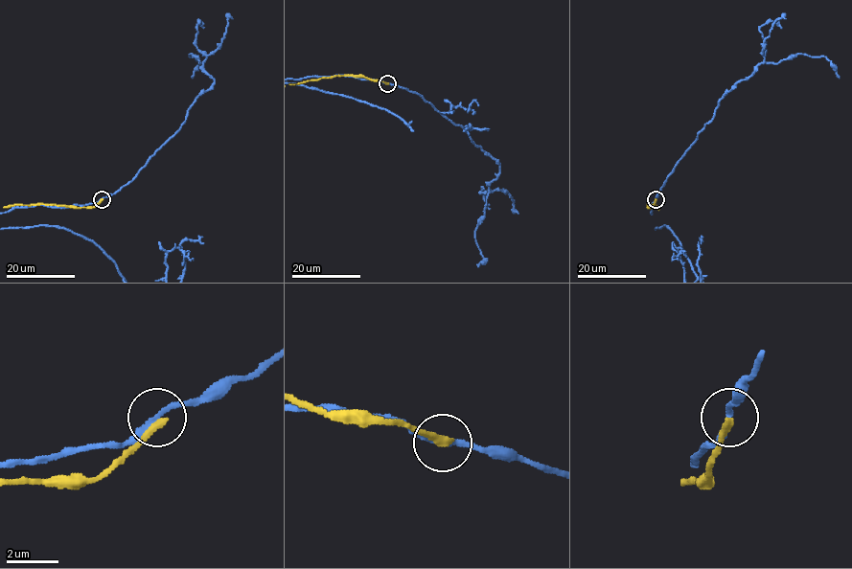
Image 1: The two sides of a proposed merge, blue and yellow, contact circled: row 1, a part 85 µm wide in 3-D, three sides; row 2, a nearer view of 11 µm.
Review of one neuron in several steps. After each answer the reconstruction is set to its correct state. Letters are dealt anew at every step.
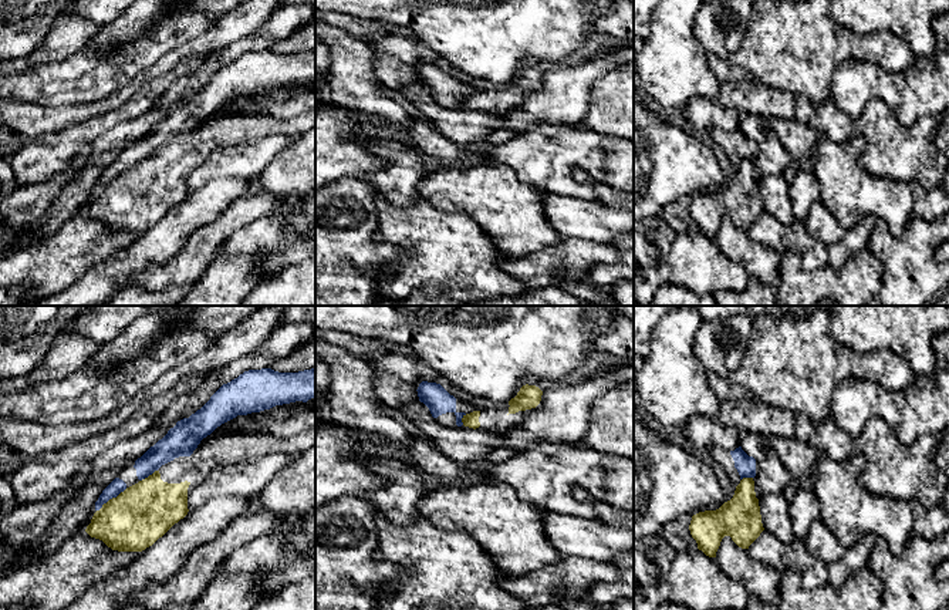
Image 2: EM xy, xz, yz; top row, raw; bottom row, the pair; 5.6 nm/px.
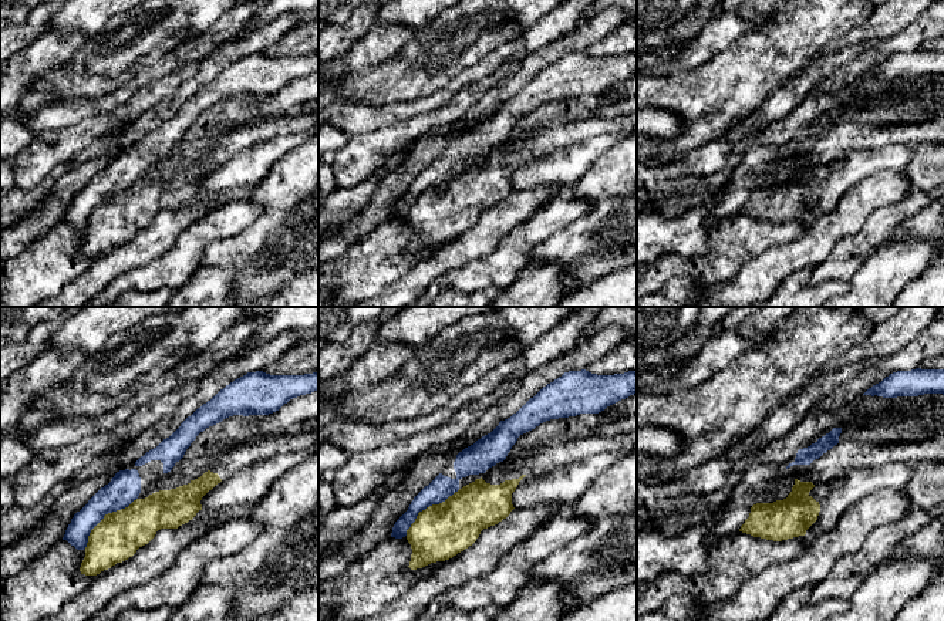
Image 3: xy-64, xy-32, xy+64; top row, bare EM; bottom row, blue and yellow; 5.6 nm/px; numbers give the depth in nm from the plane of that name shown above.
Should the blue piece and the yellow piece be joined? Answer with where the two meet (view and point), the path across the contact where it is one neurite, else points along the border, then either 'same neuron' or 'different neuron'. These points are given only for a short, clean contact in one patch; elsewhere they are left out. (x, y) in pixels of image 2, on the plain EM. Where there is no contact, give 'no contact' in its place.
xy (111, 179) | different neuron

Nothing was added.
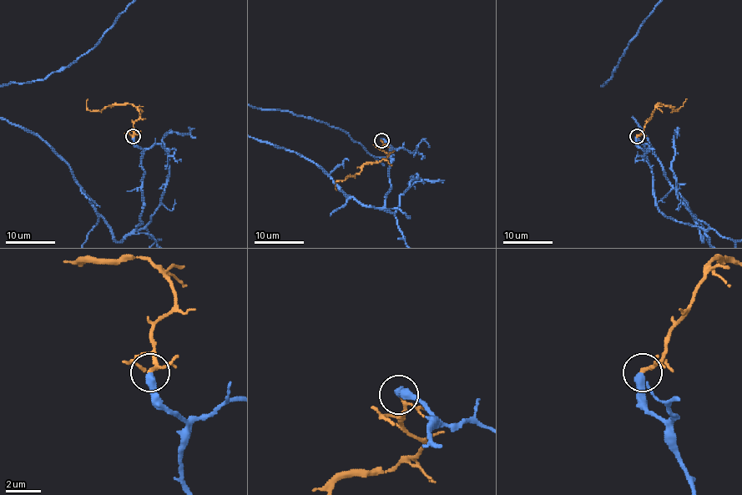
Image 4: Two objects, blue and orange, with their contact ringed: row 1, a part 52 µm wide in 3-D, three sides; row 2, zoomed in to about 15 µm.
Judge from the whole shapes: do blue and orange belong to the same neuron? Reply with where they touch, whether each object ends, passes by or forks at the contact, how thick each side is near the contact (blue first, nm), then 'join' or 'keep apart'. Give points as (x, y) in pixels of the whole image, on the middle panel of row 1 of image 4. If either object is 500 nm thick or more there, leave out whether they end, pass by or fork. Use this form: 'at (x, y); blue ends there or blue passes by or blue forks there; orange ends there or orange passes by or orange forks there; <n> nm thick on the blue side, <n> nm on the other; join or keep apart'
at (381, 140); blue ends there; orange passes by; 460 nm thick on the blue side, 170 nm on the other; join

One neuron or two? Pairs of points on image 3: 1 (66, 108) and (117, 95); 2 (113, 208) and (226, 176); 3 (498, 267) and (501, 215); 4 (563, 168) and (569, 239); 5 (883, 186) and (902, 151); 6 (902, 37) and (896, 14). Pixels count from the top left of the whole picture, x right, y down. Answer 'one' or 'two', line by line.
1: one
2: two
3: two
4: two
5: two
6: two

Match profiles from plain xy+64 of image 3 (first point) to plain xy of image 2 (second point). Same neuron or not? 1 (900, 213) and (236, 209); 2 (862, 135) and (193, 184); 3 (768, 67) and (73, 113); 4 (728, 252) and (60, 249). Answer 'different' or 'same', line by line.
1: same
2: different
3: different
4: same

